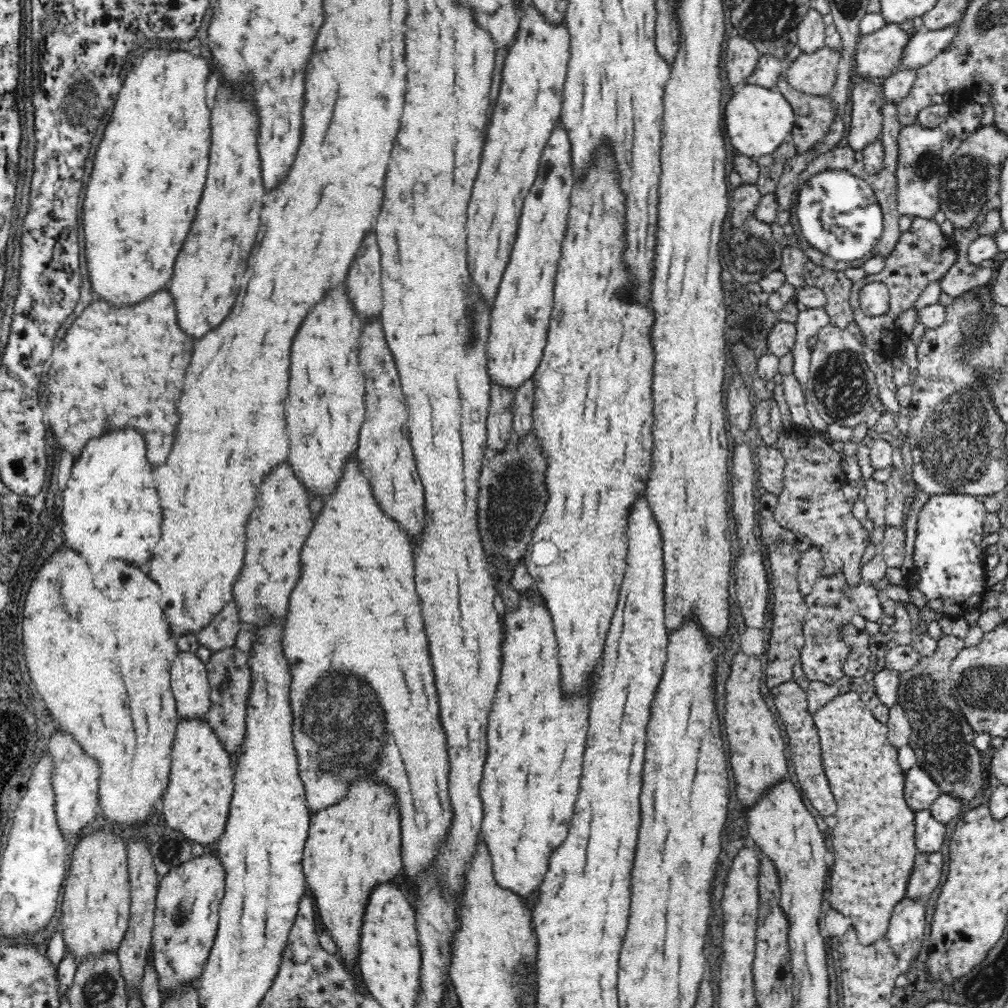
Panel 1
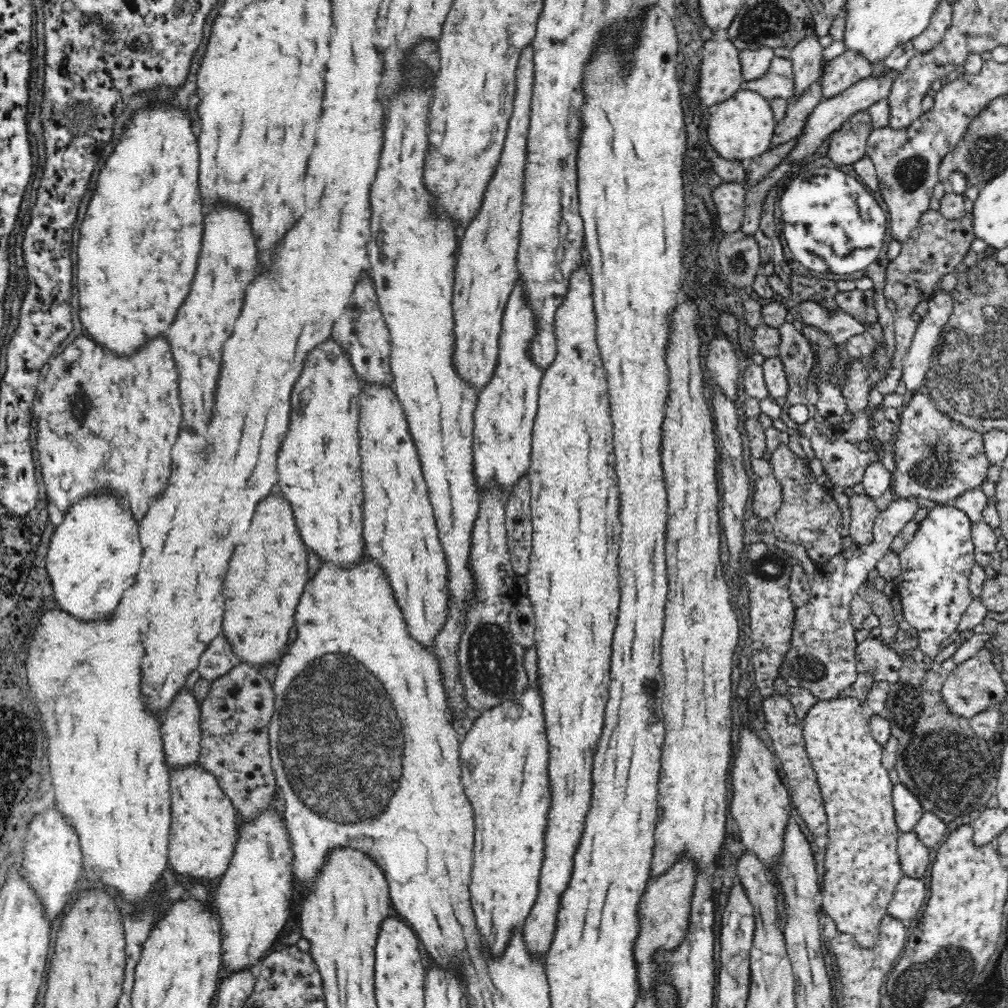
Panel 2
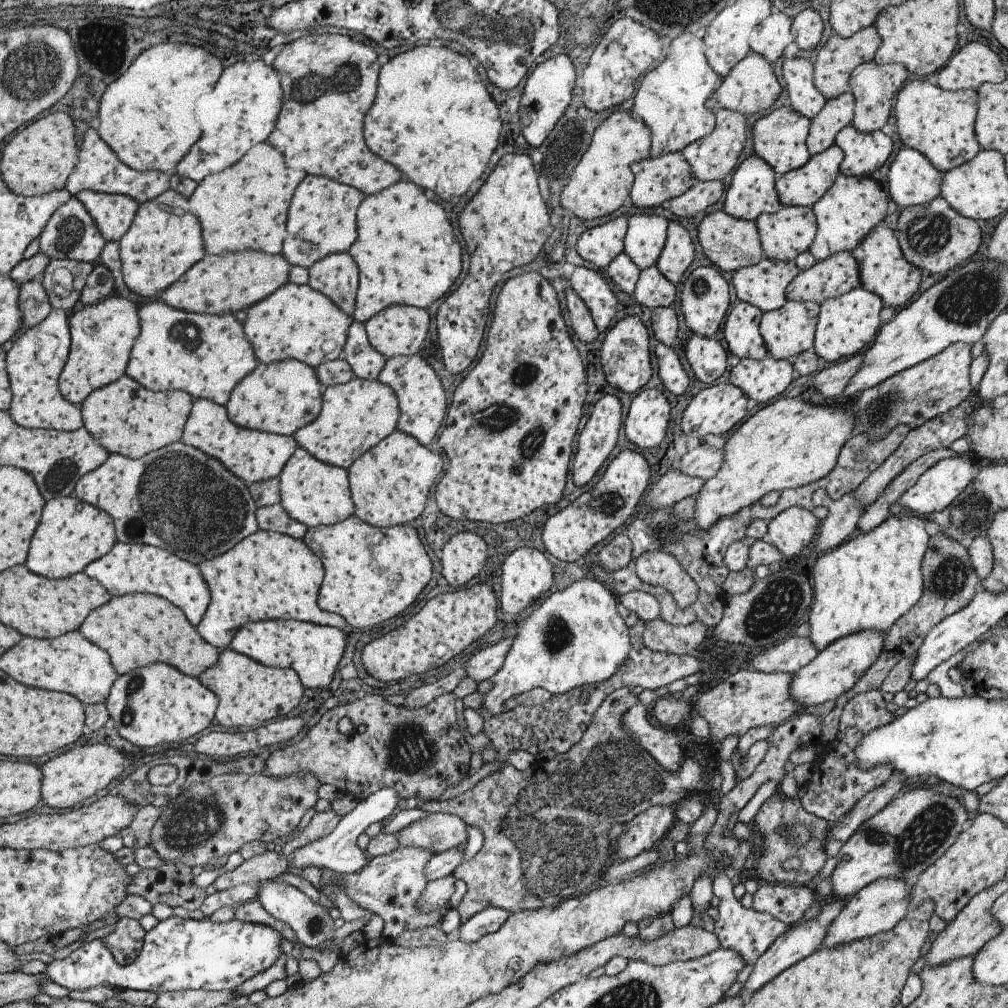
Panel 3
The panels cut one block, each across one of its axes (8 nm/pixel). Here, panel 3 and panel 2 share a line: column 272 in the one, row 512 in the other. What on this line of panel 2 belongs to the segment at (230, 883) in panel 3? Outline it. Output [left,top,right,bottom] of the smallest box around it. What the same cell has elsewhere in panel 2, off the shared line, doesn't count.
[849,494,879,544]

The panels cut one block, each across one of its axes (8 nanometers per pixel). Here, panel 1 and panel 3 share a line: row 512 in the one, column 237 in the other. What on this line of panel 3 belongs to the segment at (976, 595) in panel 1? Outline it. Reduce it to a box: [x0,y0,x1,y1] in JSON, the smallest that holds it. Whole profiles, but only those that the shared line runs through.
[46,916,283,994]

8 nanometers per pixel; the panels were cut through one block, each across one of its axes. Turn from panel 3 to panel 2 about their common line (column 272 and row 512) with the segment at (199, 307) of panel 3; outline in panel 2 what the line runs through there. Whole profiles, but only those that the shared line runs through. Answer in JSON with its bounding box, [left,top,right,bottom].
[222,489,308,670]

